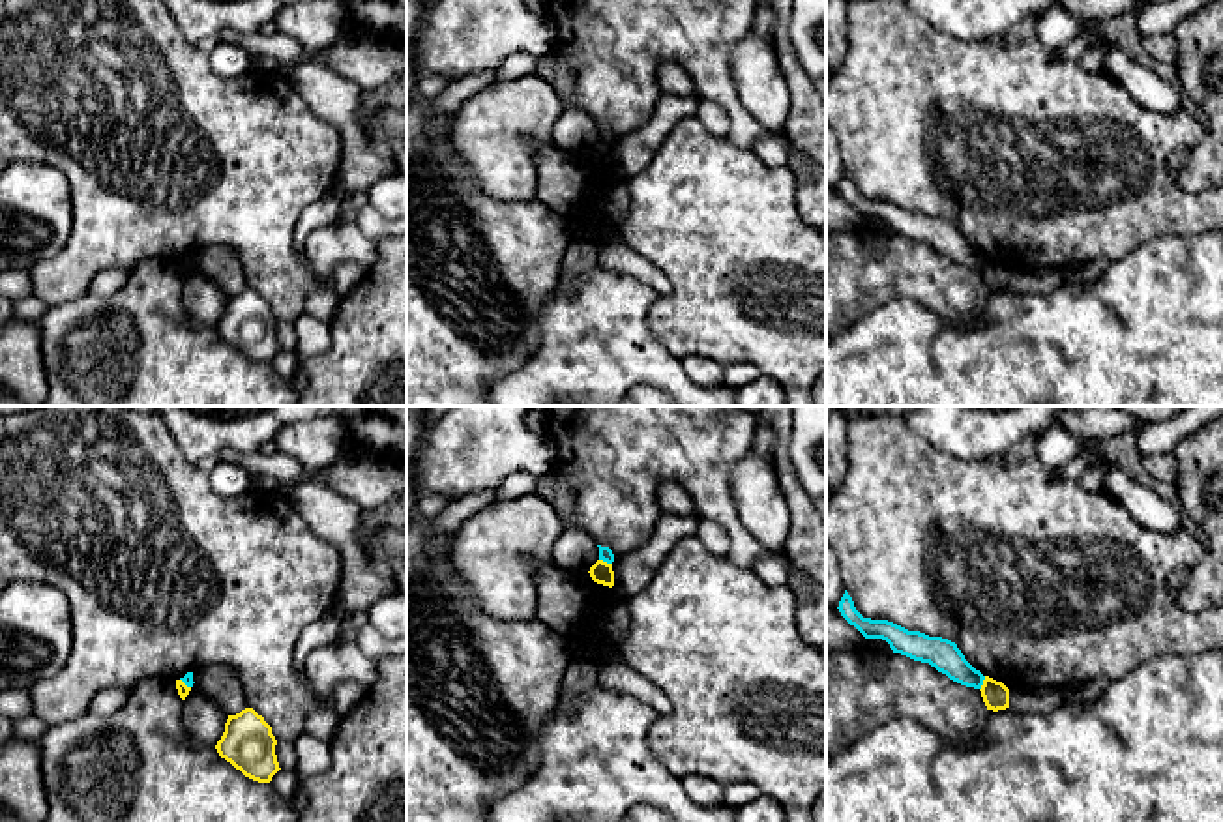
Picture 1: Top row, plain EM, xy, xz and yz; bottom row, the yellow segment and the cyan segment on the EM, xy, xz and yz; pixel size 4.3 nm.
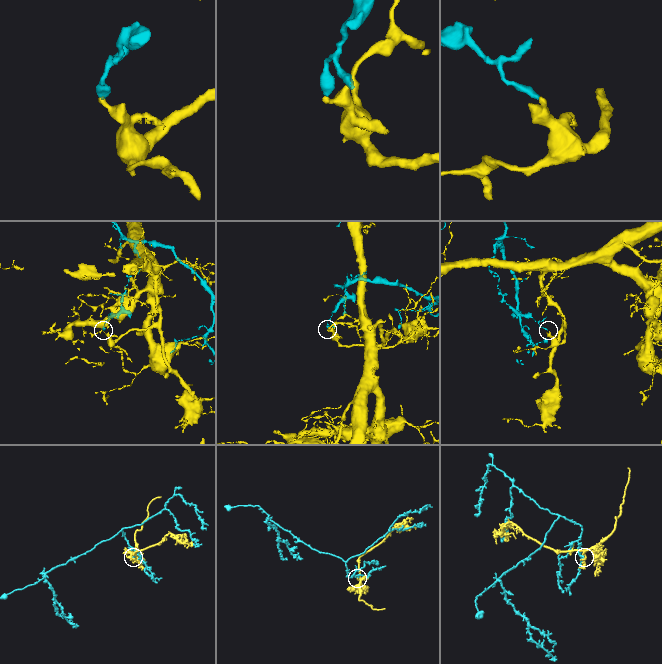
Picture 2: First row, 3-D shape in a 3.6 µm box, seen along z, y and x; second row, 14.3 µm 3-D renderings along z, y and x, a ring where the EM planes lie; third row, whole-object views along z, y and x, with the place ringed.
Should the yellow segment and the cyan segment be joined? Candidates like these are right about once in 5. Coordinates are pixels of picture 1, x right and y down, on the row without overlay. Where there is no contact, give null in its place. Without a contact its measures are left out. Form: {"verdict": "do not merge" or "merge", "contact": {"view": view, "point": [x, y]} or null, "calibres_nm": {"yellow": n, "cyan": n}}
{"verdict": "do not merge", "contact": {"view": "yz", "point": [984, 264]}, "calibres_nm": {"yellow": 110, "cyan": 140}}

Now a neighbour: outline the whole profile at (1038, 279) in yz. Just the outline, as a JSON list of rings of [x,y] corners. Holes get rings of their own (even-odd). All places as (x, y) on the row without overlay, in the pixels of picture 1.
[[[1053,266],[1009,268],[1009,288],[1021,294],[1049,294],[1064,283],[1064,272]]]

